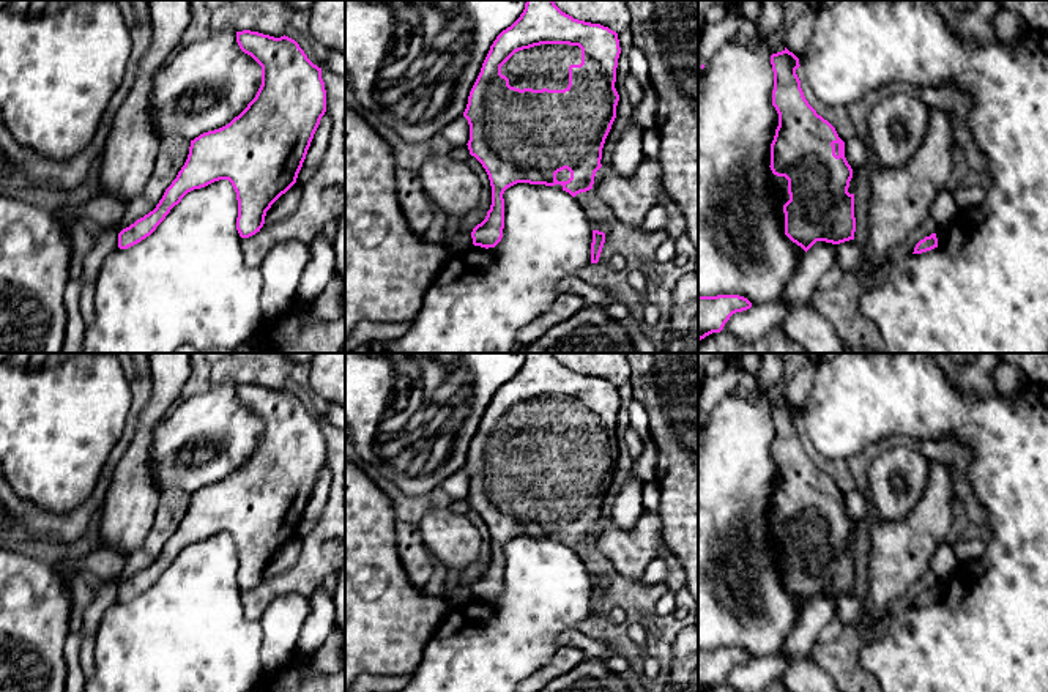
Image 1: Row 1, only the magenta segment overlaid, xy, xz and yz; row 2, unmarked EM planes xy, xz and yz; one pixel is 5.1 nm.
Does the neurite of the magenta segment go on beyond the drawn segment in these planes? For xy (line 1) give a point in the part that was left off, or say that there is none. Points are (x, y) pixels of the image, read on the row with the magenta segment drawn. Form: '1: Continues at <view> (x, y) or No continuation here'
1: No continuation here

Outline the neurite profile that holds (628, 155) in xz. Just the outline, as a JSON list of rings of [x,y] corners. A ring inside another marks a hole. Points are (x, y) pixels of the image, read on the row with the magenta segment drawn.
[[[630,125],[616,142],[613,156],[611,156],[611,167],[624,175],[634,175],[641,161],[645,159],[641,137],[643,128],[638,125]]]

